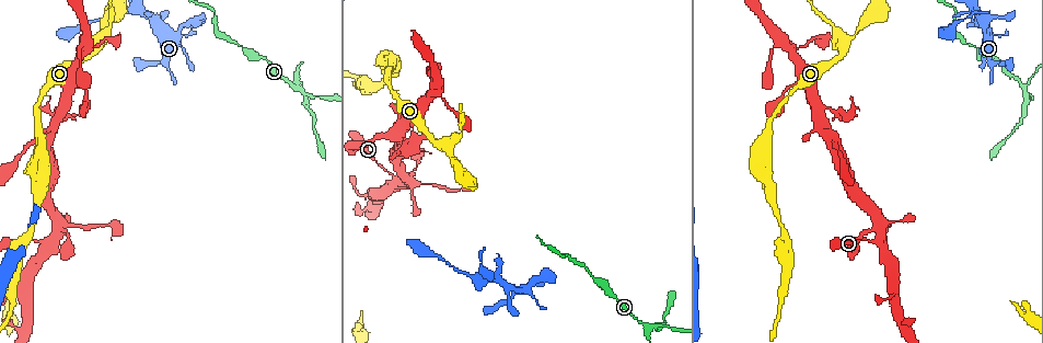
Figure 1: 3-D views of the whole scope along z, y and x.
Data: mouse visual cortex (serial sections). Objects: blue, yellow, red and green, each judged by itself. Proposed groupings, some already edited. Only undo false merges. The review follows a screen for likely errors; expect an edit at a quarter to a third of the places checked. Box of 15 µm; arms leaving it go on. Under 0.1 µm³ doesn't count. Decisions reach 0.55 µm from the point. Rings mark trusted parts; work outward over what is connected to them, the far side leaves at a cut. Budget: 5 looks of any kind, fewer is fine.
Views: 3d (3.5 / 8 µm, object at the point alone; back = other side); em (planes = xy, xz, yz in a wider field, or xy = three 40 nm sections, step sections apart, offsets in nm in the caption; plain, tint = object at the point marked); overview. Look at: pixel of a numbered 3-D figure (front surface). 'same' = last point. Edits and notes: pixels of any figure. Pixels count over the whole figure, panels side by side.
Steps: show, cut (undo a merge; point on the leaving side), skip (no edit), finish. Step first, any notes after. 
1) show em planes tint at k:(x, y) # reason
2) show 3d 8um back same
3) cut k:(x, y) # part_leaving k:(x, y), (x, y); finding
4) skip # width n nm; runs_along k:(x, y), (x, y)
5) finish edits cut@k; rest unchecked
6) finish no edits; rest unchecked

show 3d 3.5um at 1:(80, 224) # thick turns thin

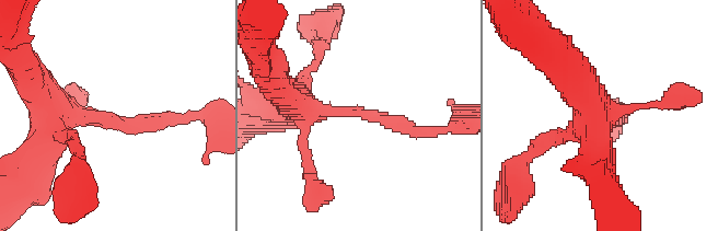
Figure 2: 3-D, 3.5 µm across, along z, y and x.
show em xy step 5 tint at 2:(106, 117) # arm_widths 200, 500 nm; shape alone is not enough

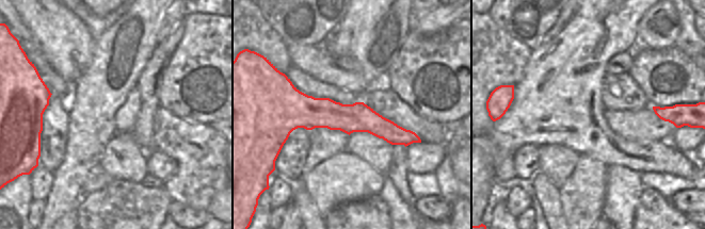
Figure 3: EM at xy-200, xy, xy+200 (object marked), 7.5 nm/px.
skip # runs_along 2:(294, 105), (368, 113), (418, 130); continuous, no second cell

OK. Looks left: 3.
show 3d 3.5um back at 1:(63, 112) # three arms meet

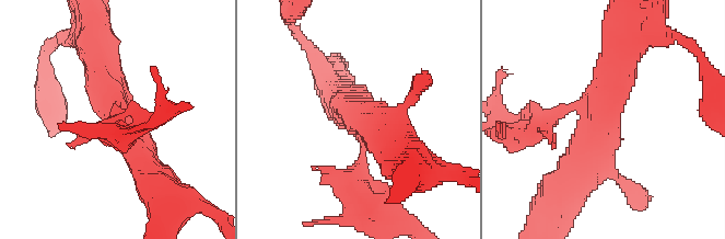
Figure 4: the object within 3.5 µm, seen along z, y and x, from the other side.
show em xy step 5 tint at 4:(602, 115) # arms 3; arm_widths 150, 450, 500 nm

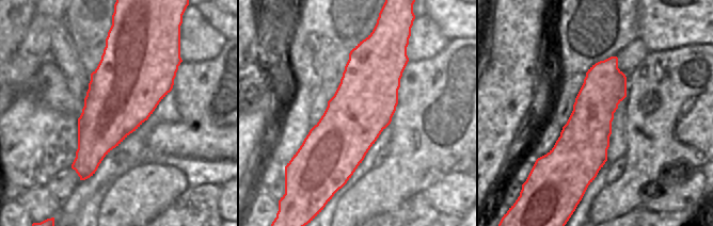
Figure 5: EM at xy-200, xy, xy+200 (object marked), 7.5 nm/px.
cut 4:(537, 114) # width 460 nm; part_leaving 4:(574, 106), (524, 133), (513, 123); a second cell is stuck on

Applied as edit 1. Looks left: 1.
finish edits cut@4; rest unchecked

